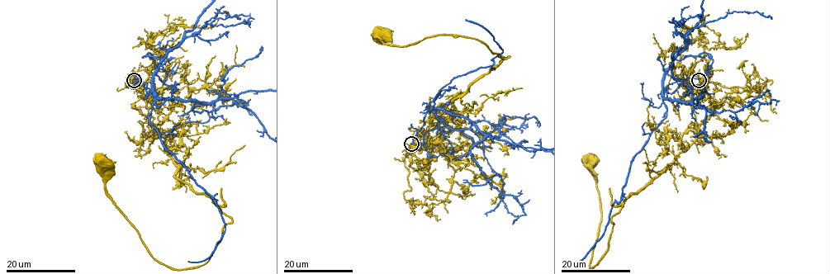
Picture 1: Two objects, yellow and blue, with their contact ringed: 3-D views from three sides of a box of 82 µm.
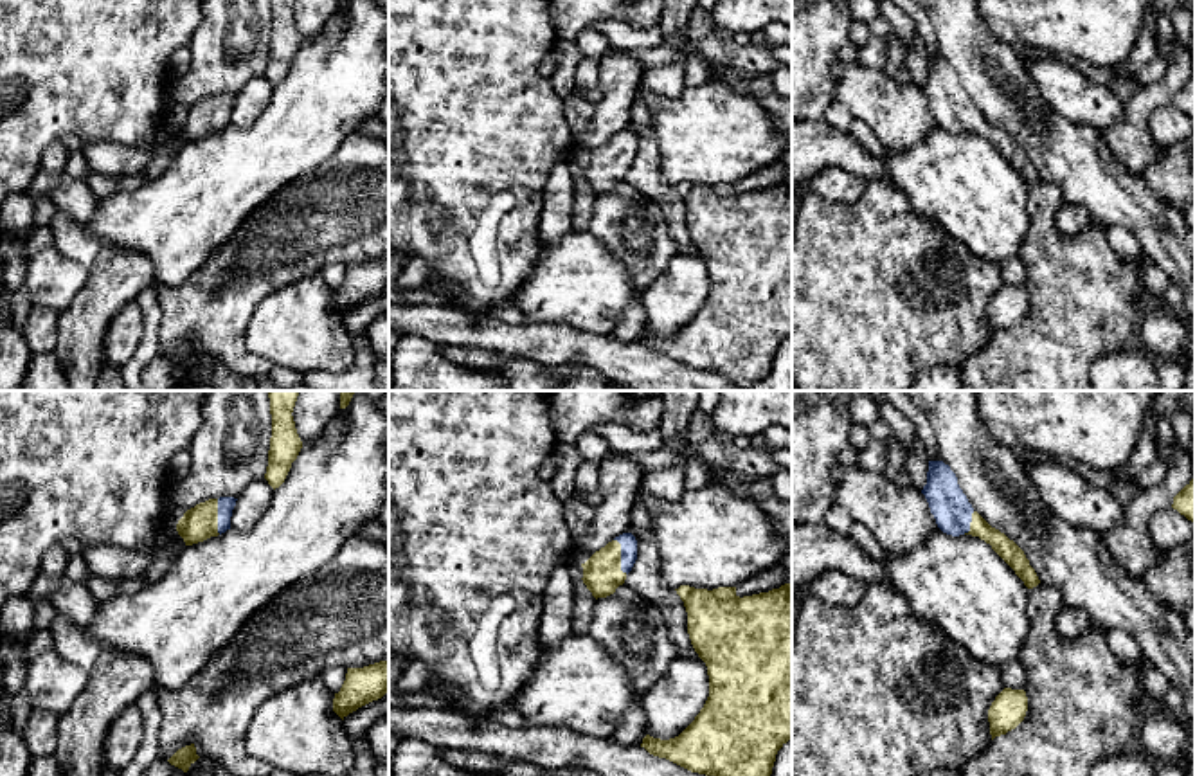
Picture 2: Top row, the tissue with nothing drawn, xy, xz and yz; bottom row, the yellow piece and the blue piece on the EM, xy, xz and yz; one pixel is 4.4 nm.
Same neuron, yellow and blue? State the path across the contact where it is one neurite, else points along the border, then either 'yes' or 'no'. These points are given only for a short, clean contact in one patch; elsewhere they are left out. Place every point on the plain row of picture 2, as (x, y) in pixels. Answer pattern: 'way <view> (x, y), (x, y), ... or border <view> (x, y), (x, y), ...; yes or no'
no

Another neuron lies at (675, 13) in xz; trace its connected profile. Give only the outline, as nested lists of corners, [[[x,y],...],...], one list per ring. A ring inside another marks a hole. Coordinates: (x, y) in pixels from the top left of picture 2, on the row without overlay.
[[[662,0],[660,27],[664,41],[687,38],[687,20],[698,0]]]

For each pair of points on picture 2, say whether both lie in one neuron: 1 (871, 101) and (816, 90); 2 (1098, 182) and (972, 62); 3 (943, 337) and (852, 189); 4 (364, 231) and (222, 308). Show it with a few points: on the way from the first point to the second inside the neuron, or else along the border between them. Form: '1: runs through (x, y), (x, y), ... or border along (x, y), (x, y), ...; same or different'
1: border along (832, 87), (834, 98); different
2: runs through (1062, 152), (1033, 128), (1024, 128), (1005, 98); same
3: border along (868, 180), (852, 202), (828, 202), (816, 191); different
4: runs through (328, 231), (299, 231), (258, 272); same

